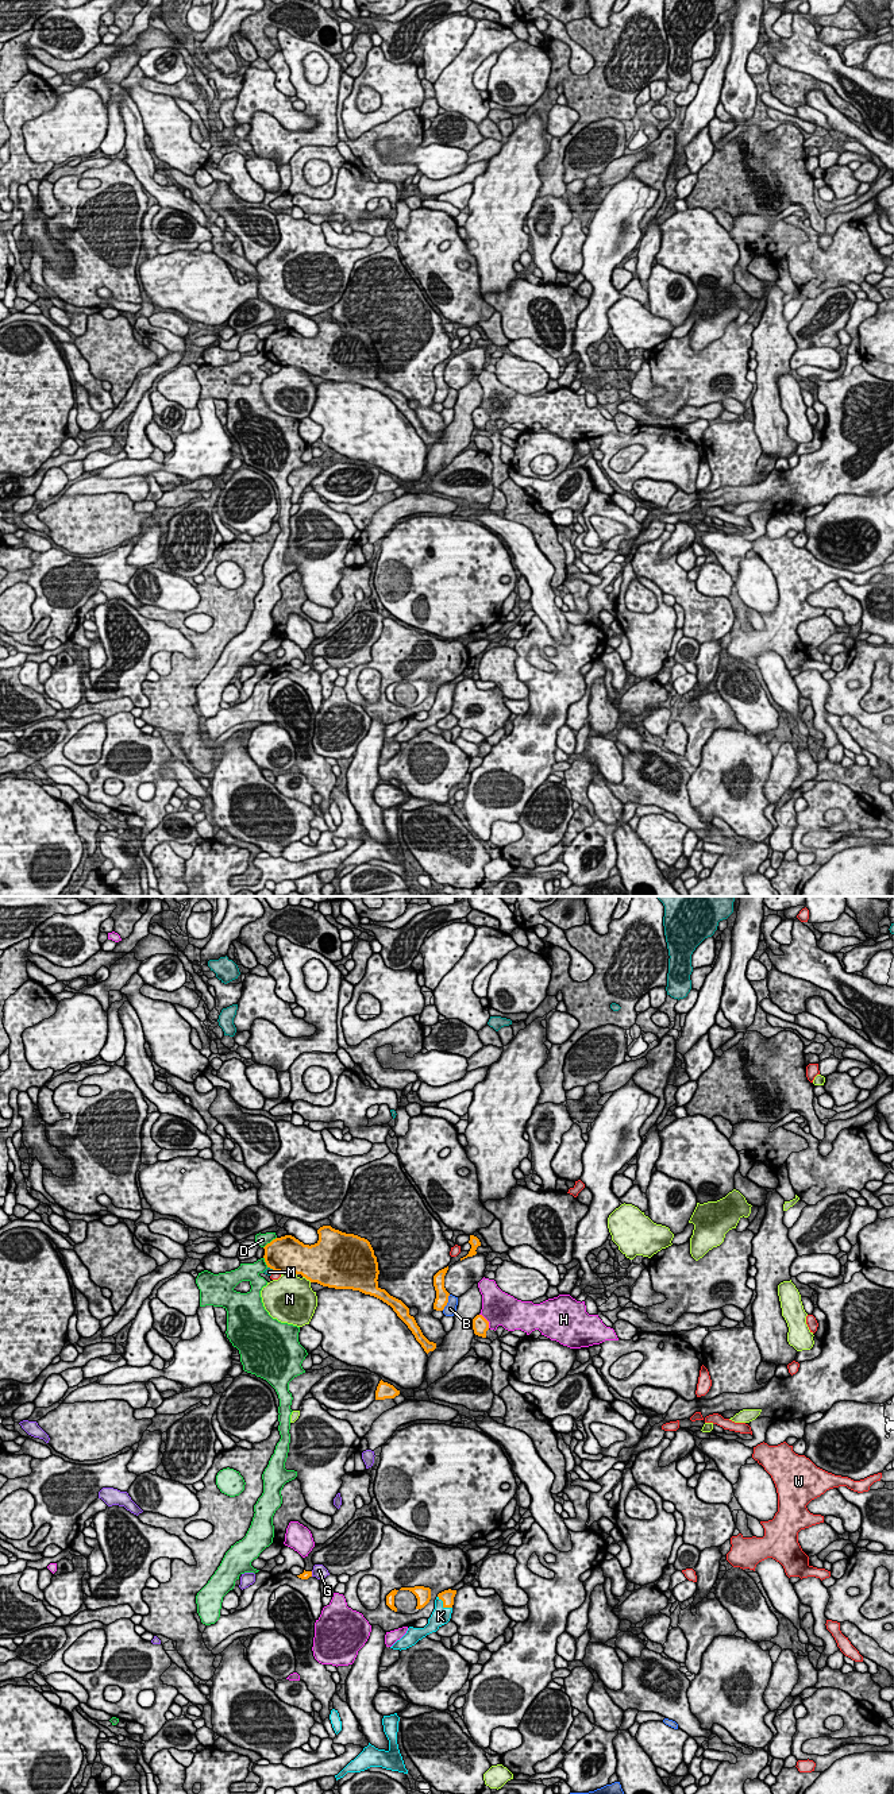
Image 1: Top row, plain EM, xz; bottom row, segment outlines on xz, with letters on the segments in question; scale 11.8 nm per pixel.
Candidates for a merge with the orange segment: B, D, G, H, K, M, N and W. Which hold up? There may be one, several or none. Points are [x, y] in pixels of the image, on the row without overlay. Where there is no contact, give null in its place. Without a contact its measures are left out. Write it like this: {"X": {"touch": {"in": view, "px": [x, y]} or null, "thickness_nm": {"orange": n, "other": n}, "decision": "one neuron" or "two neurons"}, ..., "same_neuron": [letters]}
{"B": {"touch": {"in": "xz", "px": [446, 396]}, "thickness_nm": {"orange": 160, "other": 140}, "decision": "two neurons"}, "D": {"touch": {"in": "xz", "px": [270, 335]}, "thickness_nm": {"orange": 440, "other": 160}, "decision": "two neurons"}, "G": {"touch": {"in": "xz", "px": [311, 667]}, "thickness_nm": {"orange": 90, "other": 160}, "decision": "two neurons"}, "H": {"touch": {"in": "xz", "px": [486, 413]}, "thickness_nm": {"orange": 190, "other": 400}, "decision": "two neurons"}, "K": {"touch": {"in": "xz", "px": [443, 698]}, "thickness_nm": {"orange": 160, "other": 220}, "decision": "one neuron"}, "M": {"touch": {"in": "xz", "px": [272, 361]}, "thickness_nm": {"orange": 440, "other": 90}, "decision": "two neurons"}, "N": {"touch": {"in": "xz", "px": [289, 365]}, "thickness_nm": {"orange": 440, "other": 420}, "decision": "two neurons"}, "W": {"touch": {"in": "xz", "px": [278, 363]}, "thickness_nm": {"orange": 440, "other": 90}, "decision": "two neurons"}, "same_neuron": ["K"]}

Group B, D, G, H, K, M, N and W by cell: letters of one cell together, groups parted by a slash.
B / D / G / H / K / M / N / W

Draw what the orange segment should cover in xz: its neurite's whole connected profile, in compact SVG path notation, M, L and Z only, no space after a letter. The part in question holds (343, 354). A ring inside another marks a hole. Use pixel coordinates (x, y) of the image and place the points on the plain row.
M331 319L317 323L319 333L304 337L292 328L273 332L265 342L267 360L301 367L311 375L335 382L352 382L374 389L393 401L428 447L436 441L421 425L409 401L378 379L378 355L370 335Z

